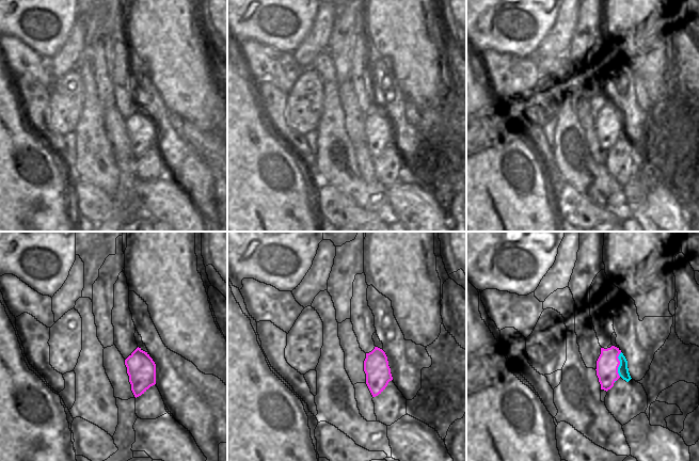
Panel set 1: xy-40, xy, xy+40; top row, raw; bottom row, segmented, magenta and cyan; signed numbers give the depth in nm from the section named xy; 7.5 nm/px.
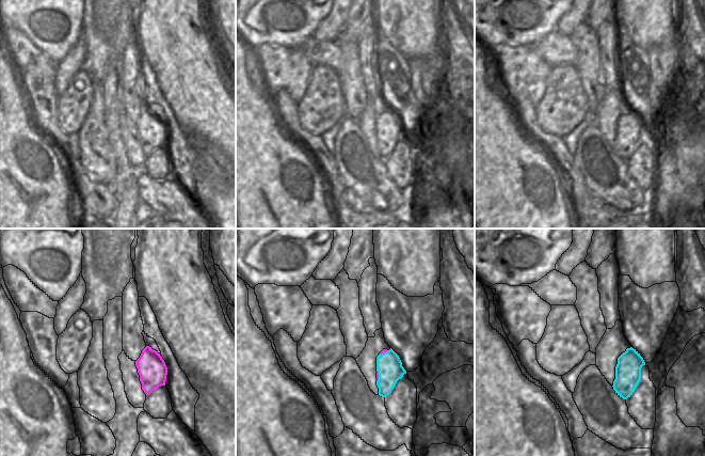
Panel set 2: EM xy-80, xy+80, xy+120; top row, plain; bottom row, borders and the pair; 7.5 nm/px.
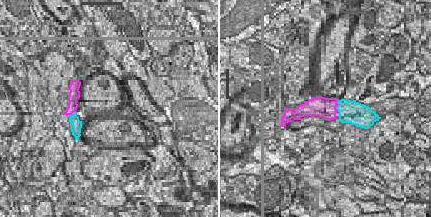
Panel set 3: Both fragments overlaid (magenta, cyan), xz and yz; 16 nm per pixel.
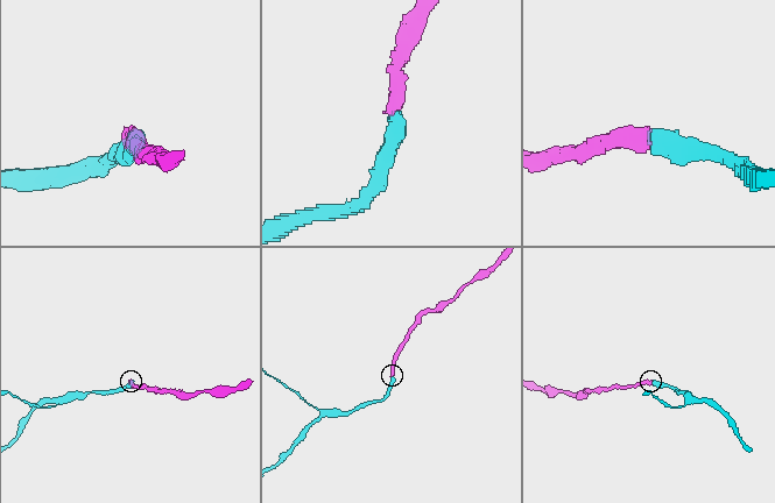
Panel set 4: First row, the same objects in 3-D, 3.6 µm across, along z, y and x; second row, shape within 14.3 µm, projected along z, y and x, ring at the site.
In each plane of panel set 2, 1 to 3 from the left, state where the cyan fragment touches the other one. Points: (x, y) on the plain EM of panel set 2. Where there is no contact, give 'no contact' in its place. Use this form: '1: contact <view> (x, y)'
1: no contact
2: contact xy+80 (383, 113)
3: no contact

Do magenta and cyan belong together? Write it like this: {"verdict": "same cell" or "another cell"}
{"verdict": "same cell"}

